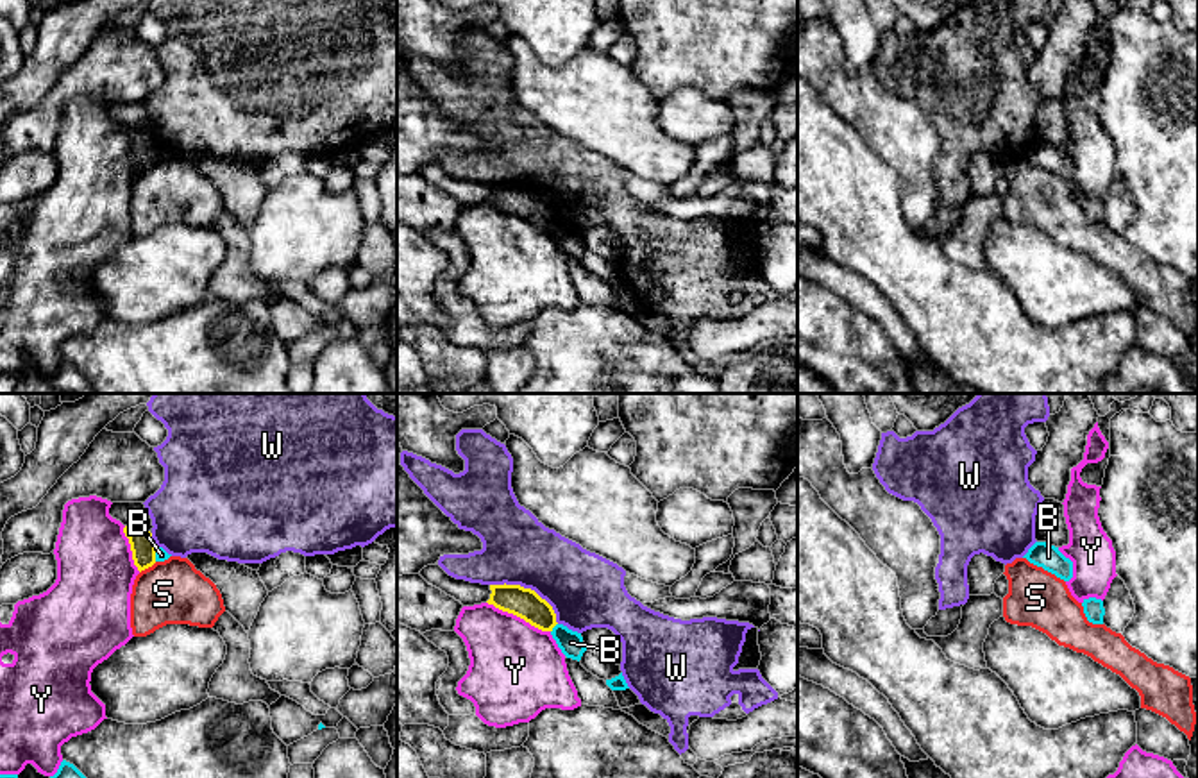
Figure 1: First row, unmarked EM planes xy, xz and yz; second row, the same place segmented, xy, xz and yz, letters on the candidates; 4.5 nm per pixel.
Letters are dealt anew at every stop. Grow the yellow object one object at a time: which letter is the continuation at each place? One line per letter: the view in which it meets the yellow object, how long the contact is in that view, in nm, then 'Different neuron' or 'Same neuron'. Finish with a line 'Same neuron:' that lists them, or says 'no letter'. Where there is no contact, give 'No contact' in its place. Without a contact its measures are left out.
B: Touches yellow in xz. Shared border 50 nm. Different neuron
S: Touches yellow in xy. Shared border 90 nm. Different neuron
W: Touches yellow in xz. Shared border 360 nm. Different neuron
Y: Touches yellow in xz. Shared border 320 nm. Different neuron
Same neuron: no letter

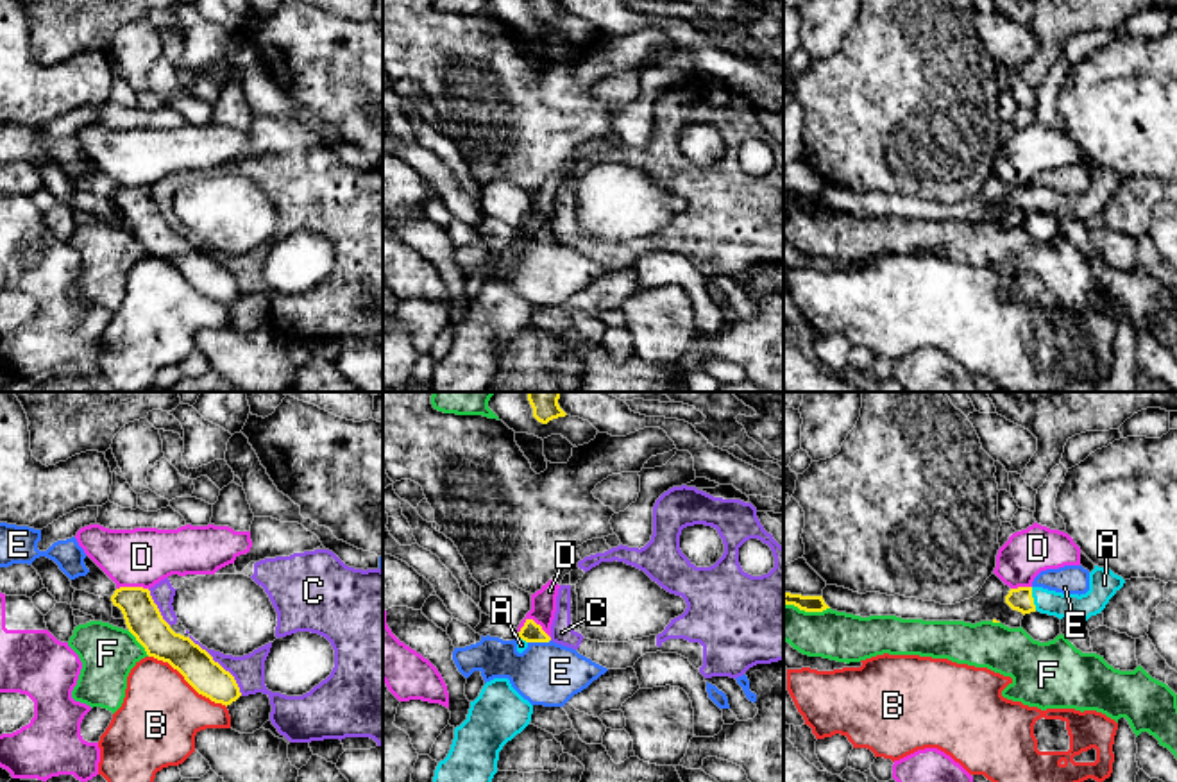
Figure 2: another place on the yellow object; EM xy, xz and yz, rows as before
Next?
A: Touches yellow in yz. Shared border 110 nm. Same neuron
B: Touches yellow in xy. Shared border 420 nm. Different neuron
C: Touches yellow in xy. Shared border 360 nm. Different neuron
D: Touches yellow in xz. Shared border 150 nm. Different neuron
E: Touches yellow in xz. Shared border 110 nm. Different neuron
F: Touches yellow in xy. Shared border 160 nm. Different neuron
Same neuron: A

